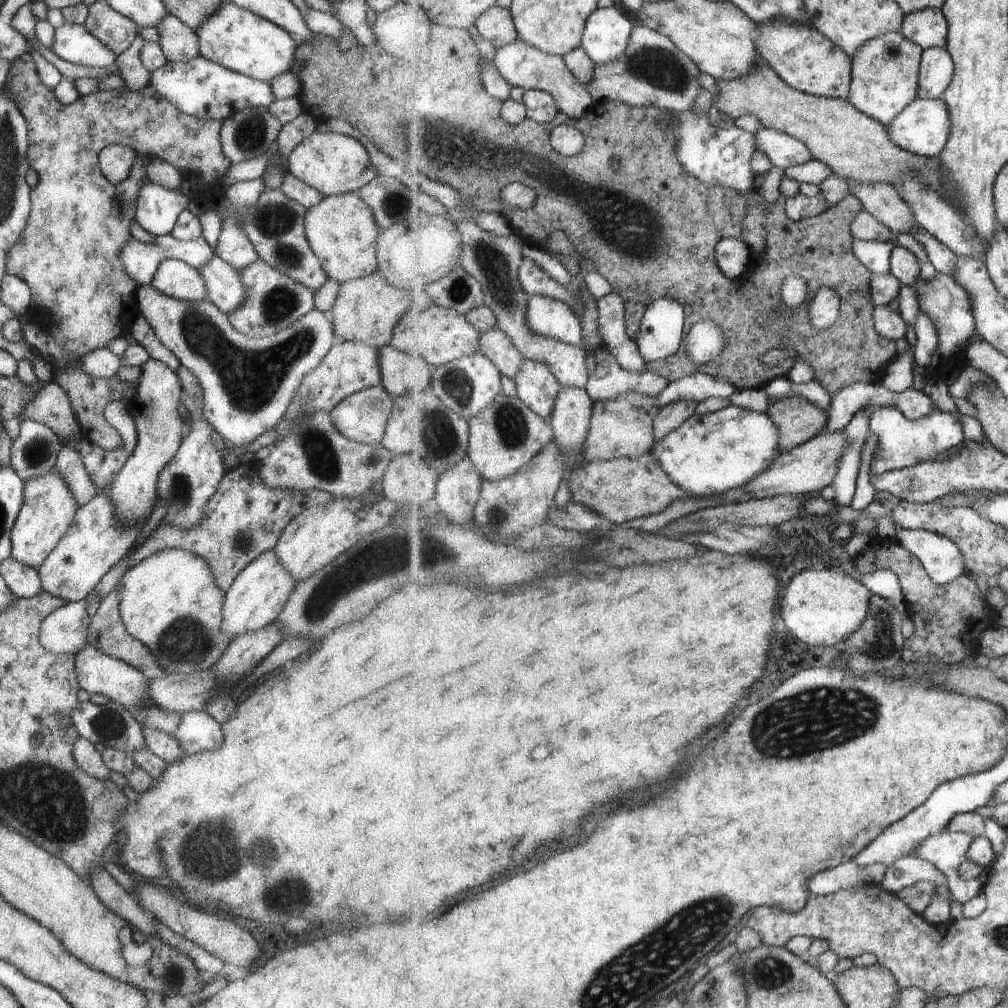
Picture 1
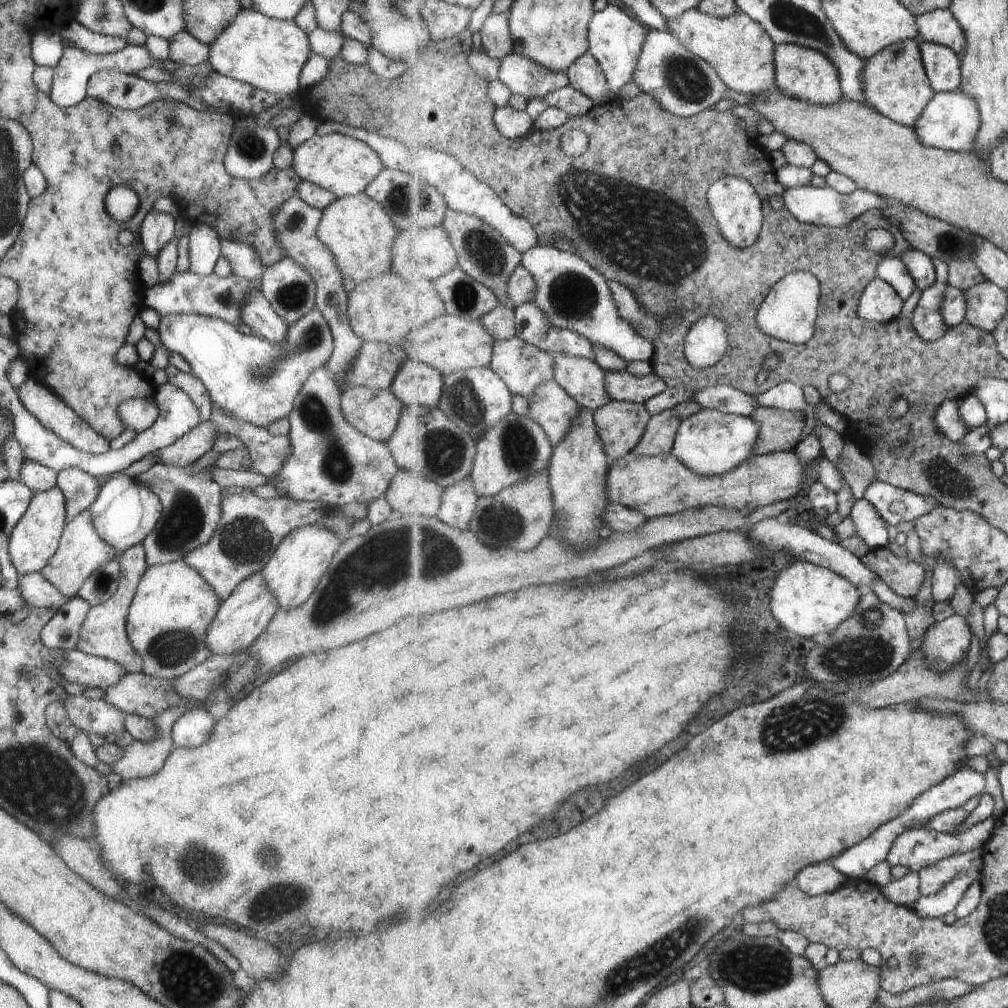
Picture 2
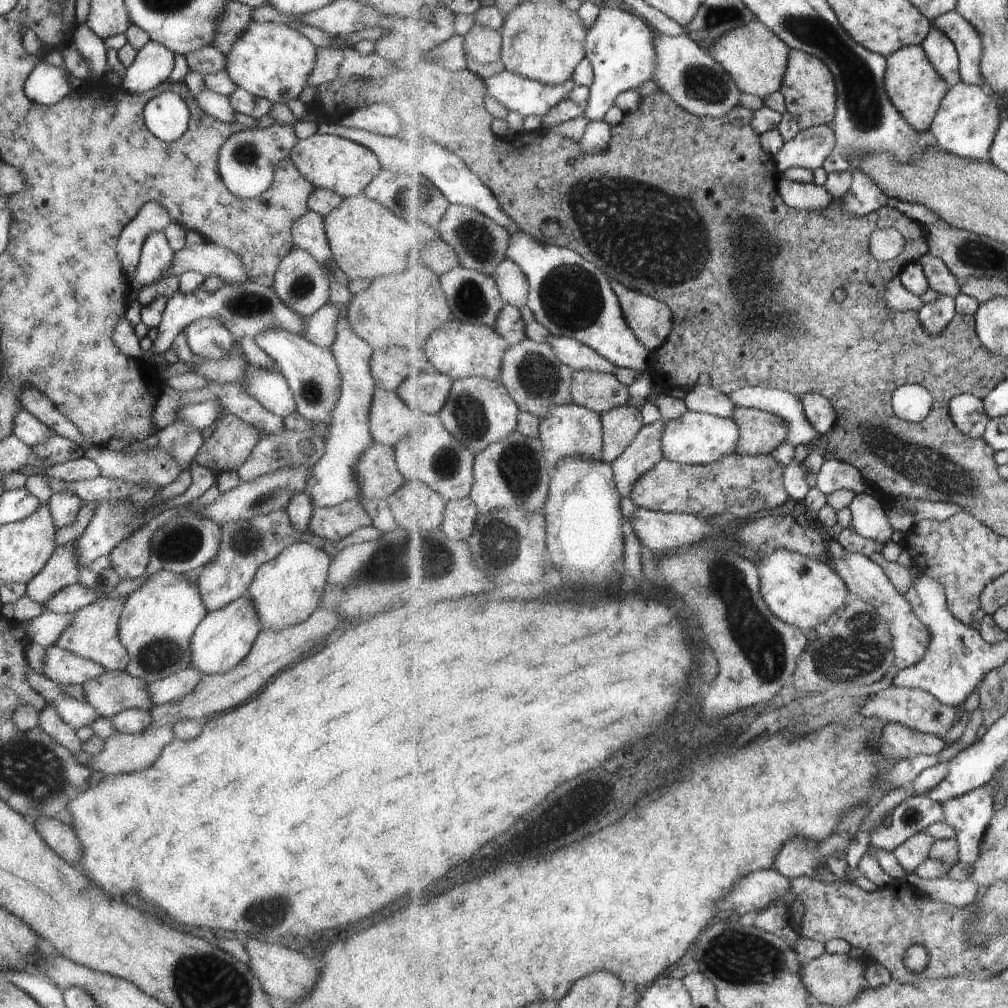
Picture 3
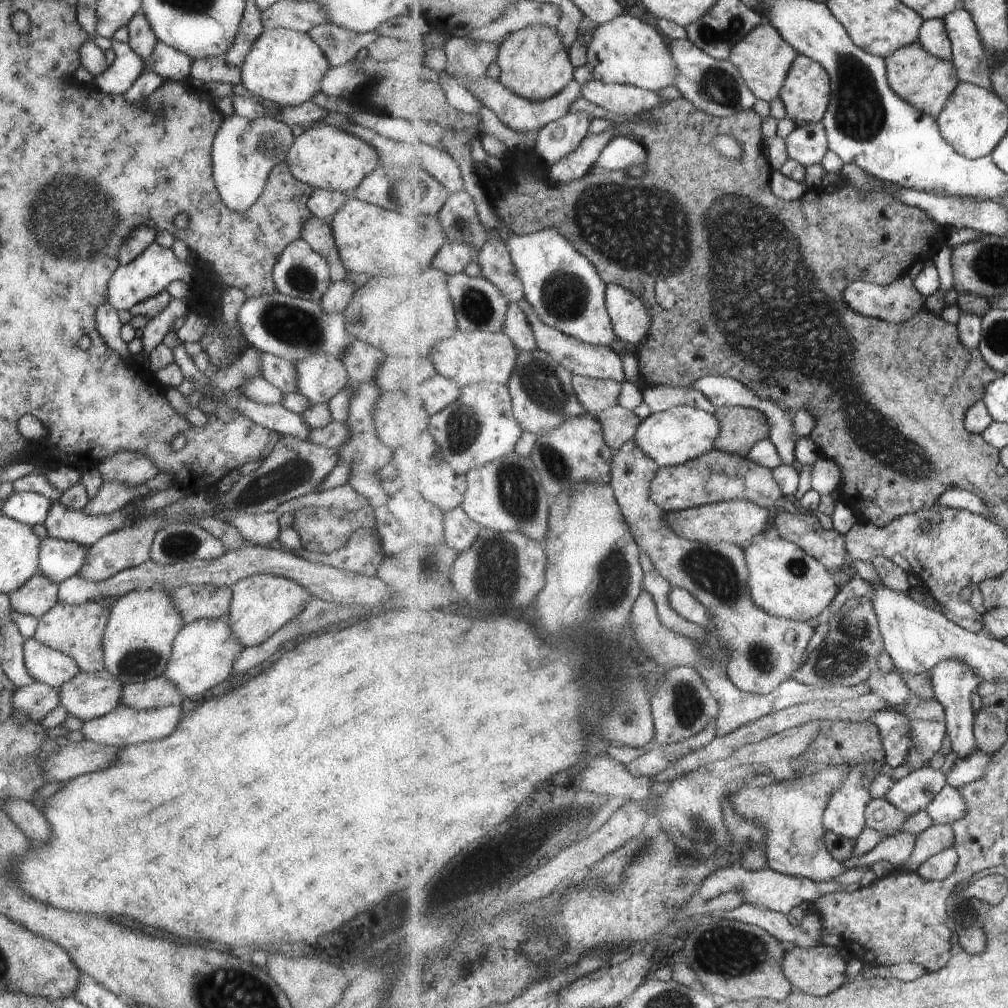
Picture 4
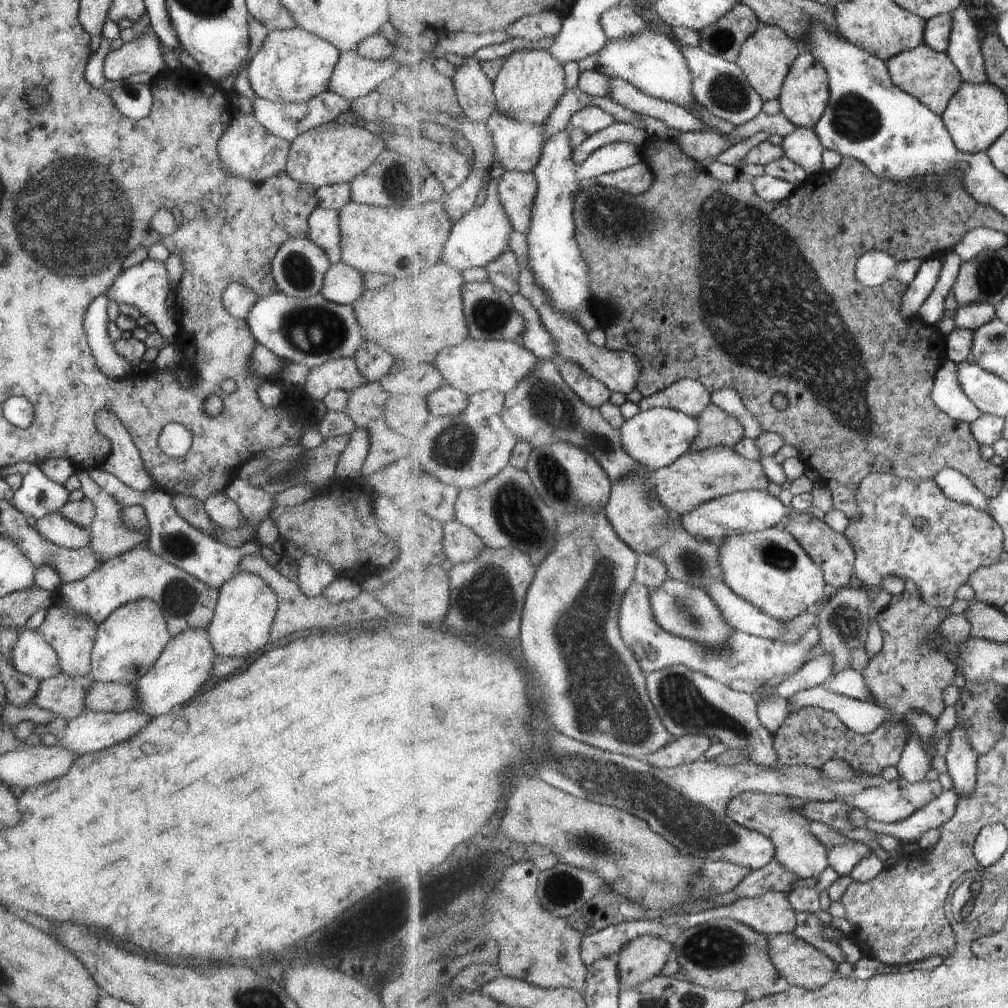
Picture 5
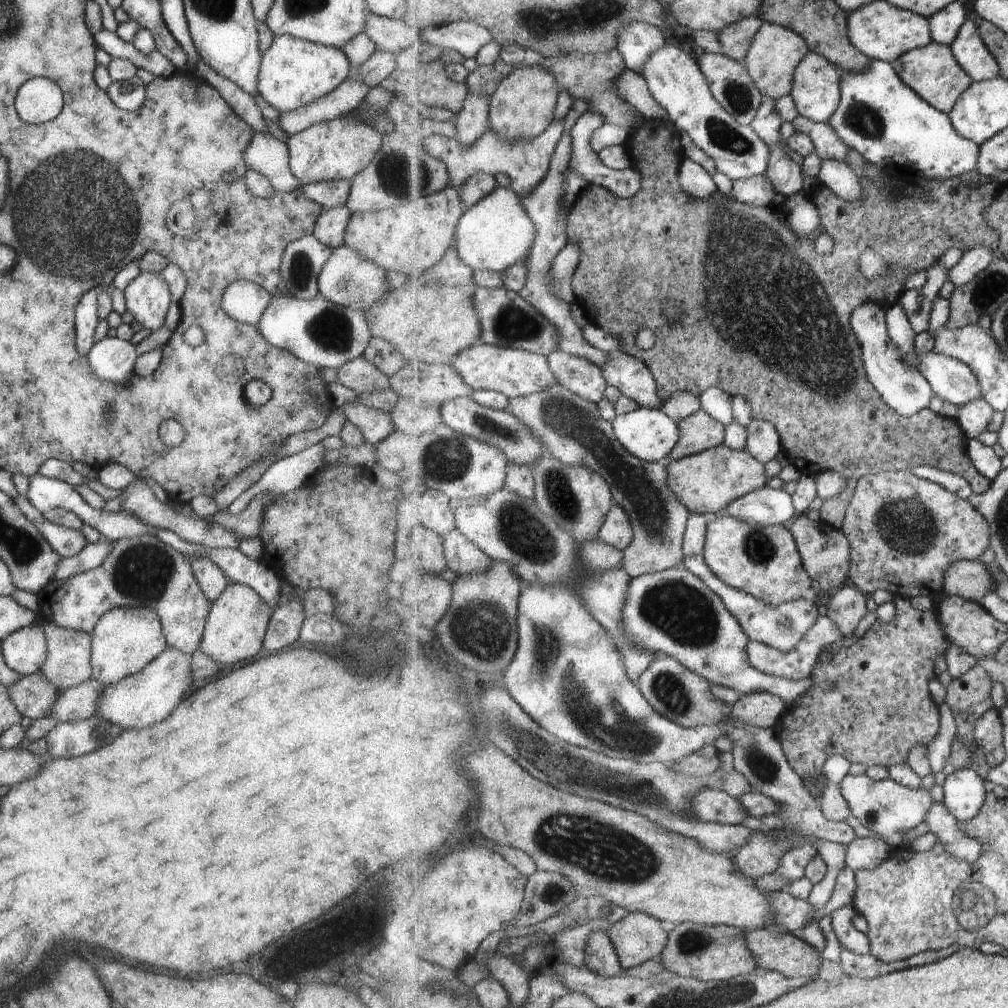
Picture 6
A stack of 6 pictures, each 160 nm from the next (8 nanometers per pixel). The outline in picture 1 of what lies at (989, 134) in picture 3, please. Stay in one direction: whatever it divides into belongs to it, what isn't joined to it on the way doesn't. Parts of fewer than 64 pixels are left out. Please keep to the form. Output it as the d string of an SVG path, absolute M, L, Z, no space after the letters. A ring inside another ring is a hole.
M917 97L886 128L892 141L906 151L922 157L939 157L952 132L952 118L946 102L942 98L922 99Z

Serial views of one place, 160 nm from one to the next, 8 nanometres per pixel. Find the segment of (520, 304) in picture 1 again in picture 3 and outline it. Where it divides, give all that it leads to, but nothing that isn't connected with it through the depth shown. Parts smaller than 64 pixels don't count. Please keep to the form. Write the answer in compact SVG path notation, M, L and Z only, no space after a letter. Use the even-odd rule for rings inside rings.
M451 203L443 220L439 222L437 232L441 240L445 240L456 251L460 265L468 270L491 277L499 264L508 260L510 233L475 208ZM574 371L570 390L574 403L603 415L621 406L629 405L629 388L614 374Z

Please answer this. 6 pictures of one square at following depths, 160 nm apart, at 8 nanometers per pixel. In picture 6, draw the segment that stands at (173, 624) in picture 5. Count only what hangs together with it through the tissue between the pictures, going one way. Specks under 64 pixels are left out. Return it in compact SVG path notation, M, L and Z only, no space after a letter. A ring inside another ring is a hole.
M151 535L117 539L113 542L110 553L99 566L60 581L52 579L35 593L42 620L89 635L99 617L110 608L147 607L153 609L160 618L167 647L176 648L191 656L198 649L211 602L201 592L184 556Z

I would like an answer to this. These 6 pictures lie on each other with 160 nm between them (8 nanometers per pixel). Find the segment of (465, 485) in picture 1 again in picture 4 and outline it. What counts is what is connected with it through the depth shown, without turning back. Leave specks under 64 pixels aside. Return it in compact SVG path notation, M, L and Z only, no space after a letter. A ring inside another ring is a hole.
M461 507L444 513L444 527L447 532L445 541L458 552L458 556L475 544L482 528Z

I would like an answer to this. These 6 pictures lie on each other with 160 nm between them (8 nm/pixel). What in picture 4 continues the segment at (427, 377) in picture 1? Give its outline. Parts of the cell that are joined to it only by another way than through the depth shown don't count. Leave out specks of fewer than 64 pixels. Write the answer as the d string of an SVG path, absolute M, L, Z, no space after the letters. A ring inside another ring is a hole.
M433 376L429 382L425 382L425 386L413 386L408 388L405 393L412 396L414 400L424 399L424 405L431 416L435 416L437 412L445 410L447 406L451 406L453 402L457 402L457 398L461 398L461 390L455 382L447 380L445 376Z

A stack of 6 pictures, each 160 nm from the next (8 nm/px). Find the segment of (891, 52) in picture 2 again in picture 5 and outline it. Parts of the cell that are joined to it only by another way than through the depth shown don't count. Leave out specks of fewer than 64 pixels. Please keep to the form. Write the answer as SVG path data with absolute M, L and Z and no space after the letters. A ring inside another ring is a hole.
M925 44L899 53L890 58L887 63L895 86L901 87L901 90L920 99L925 106L941 116L965 81L949 53L933 50Z

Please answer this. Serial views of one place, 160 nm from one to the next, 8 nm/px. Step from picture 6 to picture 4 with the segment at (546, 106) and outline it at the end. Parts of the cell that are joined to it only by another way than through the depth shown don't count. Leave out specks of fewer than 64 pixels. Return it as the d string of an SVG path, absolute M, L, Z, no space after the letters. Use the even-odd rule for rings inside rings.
M547 25L528 26L507 36L497 60L505 86L528 99L548 99L565 90L574 81L576 66L557 28Z

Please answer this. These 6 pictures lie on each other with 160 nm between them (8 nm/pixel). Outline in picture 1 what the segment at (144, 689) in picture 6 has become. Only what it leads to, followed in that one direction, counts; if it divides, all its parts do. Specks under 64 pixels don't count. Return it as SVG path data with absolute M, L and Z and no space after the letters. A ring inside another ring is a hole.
M264 550L235 575L224 591L220 631L233 638L275 622L295 583L289 571L277 560L274 550Z

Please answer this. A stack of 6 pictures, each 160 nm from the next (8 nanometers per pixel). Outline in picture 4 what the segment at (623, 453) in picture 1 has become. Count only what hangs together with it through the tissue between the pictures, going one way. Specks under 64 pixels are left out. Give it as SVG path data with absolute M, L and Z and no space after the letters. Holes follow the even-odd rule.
M619 404L604 410L597 416L604 428L604 437L613 452L618 451L626 442L633 440L642 420L635 411Z

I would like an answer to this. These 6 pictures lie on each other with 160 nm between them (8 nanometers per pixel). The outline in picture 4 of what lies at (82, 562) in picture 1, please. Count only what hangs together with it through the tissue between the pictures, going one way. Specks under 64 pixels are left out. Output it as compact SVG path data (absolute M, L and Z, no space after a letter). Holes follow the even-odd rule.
M43 573L32 574L19 588L10 592L8 603L18 613L31 615L38 619L49 607L58 602L58 584L50 581Z

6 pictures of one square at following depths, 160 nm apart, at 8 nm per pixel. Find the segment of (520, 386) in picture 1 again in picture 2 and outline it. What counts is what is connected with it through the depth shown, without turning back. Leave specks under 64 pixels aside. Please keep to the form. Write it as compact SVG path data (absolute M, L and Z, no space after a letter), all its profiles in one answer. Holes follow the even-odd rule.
M556 379L542 382L530 396L528 402L527 416L534 418L545 429L555 447L565 438L569 428L572 427L572 422L580 415L582 409L576 399Z

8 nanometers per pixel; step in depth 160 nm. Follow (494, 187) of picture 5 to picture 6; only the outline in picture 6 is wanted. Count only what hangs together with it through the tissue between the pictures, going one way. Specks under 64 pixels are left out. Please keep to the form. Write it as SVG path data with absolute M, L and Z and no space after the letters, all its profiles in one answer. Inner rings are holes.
M499 186L475 206L464 210L455 228L454 242L459 258L474 271L494 270L503 273L510 266L529 258L535 237L535 223L529 218L520 196L512 188Z

